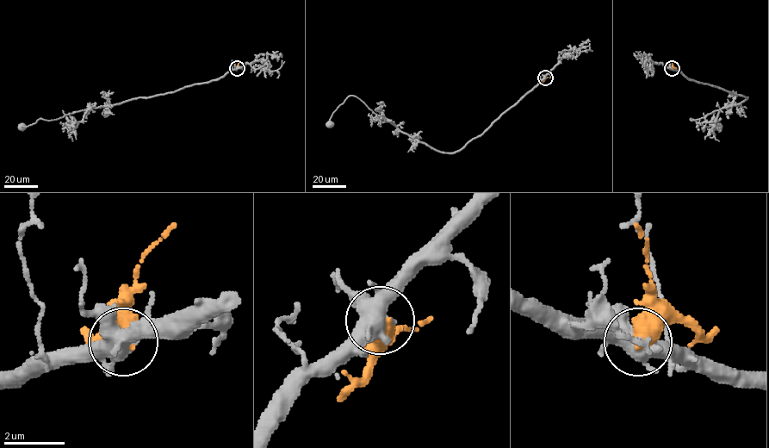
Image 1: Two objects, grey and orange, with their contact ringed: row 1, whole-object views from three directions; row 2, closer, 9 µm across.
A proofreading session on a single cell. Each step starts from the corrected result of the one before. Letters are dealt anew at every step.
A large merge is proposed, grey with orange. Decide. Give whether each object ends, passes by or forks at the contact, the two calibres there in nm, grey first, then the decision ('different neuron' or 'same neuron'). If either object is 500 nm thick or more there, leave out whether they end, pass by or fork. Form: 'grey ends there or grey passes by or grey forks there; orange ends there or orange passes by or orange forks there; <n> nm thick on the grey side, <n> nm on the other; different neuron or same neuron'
480 nm thick on the grey side, 650 nm on the other; different neuron

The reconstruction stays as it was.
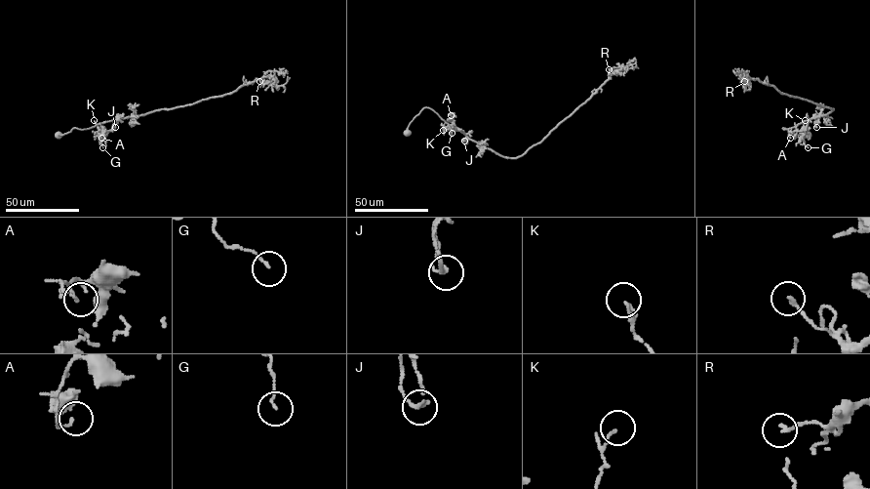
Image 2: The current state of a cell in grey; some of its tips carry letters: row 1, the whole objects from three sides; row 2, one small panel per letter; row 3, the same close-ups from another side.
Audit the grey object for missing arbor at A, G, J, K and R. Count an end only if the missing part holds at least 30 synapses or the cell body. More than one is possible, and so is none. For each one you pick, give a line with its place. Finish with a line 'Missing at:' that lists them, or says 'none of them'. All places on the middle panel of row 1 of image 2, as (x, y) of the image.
Missing at: none of them

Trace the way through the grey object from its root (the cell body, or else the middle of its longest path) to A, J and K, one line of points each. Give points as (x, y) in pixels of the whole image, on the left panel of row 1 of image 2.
A: (59, 136), (75, 127), (87, 129), (114, 120), (113, 127), (103, 131), (101, 138)
J: (59, 136), (75, 127), (89, 129), (119, 118), (115, 127)
K: (59, 136), (75, 127), (87, 129), (110, 120), (115, 123), (110, 130), (98, 133), (94, 120)

